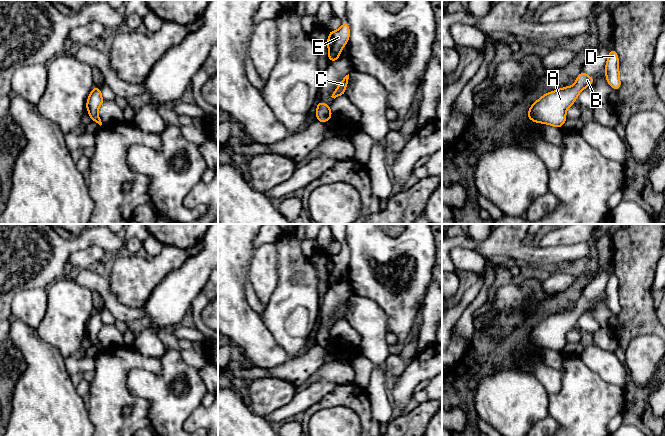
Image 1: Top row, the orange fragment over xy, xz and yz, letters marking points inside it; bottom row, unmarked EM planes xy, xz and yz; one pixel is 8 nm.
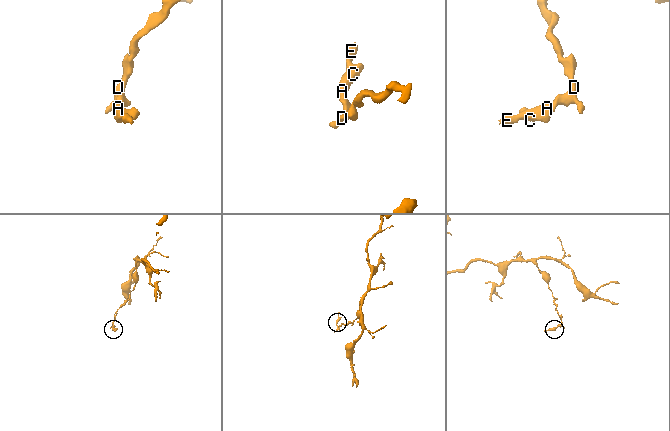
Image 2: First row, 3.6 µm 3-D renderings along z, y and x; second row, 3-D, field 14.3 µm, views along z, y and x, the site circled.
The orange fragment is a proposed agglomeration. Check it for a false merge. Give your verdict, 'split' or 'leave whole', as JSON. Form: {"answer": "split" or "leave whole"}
{"answer": "leave whole"}

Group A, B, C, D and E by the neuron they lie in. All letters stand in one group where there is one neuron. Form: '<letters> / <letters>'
A B C D E

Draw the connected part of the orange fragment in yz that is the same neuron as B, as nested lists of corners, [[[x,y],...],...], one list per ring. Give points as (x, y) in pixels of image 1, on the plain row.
[[[581,295],[573,310],[566,310],[542,319],[528,334],[528,343],[562,353],[566,334],[574,329],[580,316],[593,308],[595,303]]]

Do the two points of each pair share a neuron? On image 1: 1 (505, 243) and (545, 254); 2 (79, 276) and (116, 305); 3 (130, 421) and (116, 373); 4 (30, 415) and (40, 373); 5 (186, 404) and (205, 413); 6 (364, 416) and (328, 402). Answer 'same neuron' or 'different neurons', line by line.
1: same neuron
2: same neuron
3: same neuron
4: same neuron
5: different neurons
6: same neuron

